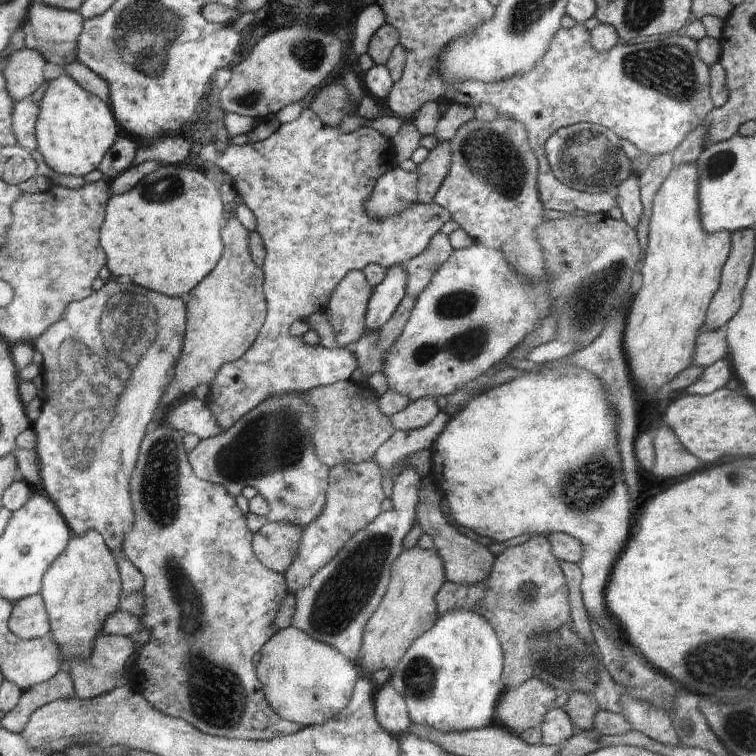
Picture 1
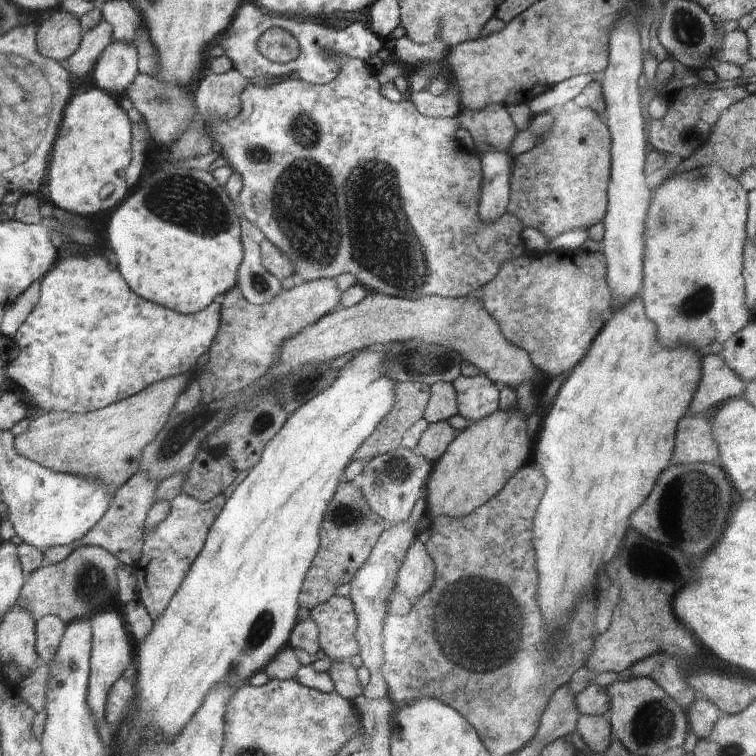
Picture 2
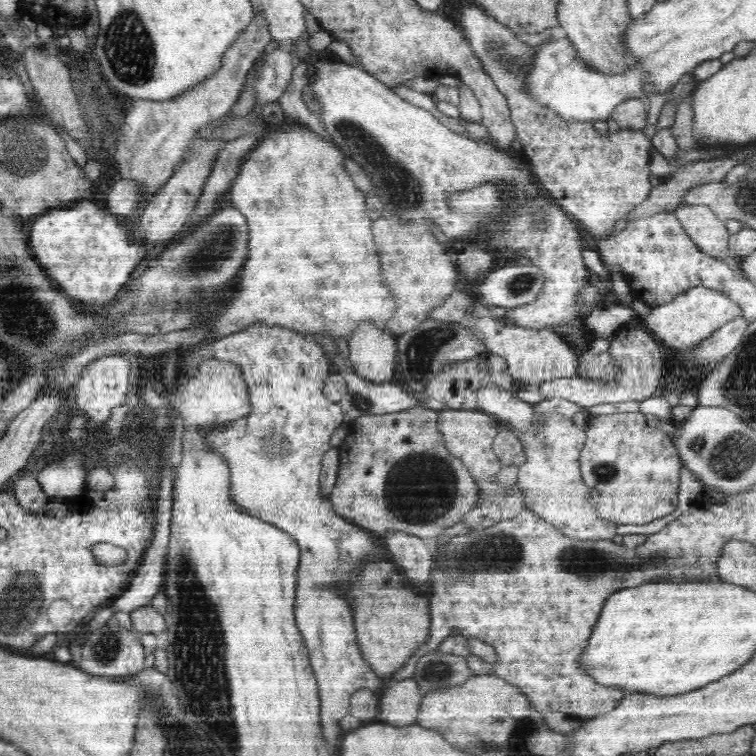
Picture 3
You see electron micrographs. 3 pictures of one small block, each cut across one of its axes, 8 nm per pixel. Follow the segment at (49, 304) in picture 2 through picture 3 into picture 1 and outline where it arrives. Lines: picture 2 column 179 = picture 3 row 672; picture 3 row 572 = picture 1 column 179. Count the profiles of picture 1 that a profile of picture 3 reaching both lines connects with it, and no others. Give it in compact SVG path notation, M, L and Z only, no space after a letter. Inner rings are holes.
M110 278L105 283L101 283L94 294L71 304L63 320L52 325L39 340L34 342L38 352L44 354L42 374L43 378L47 380L47 392L46 398L43 399L42 413L39 419L34 422L39 438L39 445L36 449L40 455L45 490L62 511L71 529L77 535L83 535L88 531L98 531L103 535L104 542L112 550L117 562L120 557L124 557L123 542L127 540L127 534L131 532L134 522L131 483L128 480L131 480L130 476L135 470L135 465L138 464L139 449L142 447L143 438L148 432L148 424L154 418L158 402L175 375L175 369L181 357L180 350L183 350L182 340L185 340L184 328L186 325L186 306L180 297L169 297L137 284L120 284L114 278Z

